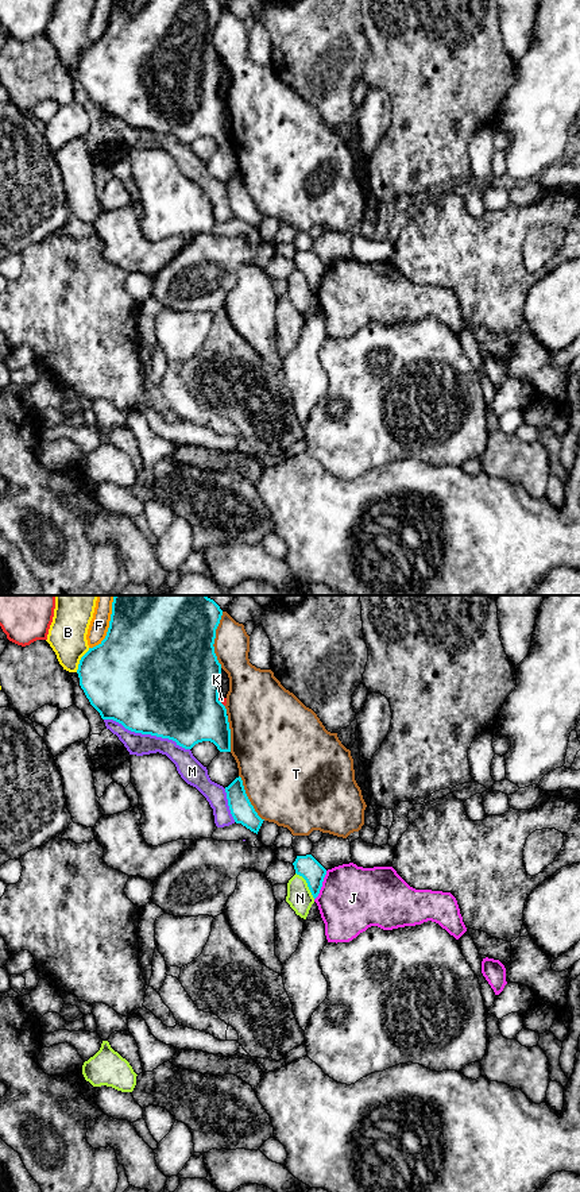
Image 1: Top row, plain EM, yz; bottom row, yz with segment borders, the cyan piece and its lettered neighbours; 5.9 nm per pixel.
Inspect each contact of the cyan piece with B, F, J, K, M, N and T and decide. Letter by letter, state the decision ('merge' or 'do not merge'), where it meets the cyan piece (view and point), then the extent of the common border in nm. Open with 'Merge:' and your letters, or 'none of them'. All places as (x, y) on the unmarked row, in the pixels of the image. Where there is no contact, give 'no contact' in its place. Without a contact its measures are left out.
Merge: none of them
B: do not merge; meets cyan in yz at (80, 56); contact 170 nm long
F: do not merge; meets cyan in yz at (108, 24); contact 300 nm long
J: do not merge; meets cyan in yz at (321, 281); contact 190 nm long
K: do not merge; meets cyan in yz at (219, 96); contact 90 nm long
M: do not merge; meets cyan in yz at (147, 128); contact 550 nm long
N: do not merge; meets cyan in yz at (308, 280); contact 200 nm long
T: do not merge; meets cyan in yz at (213, 35); contact 340 nm long

